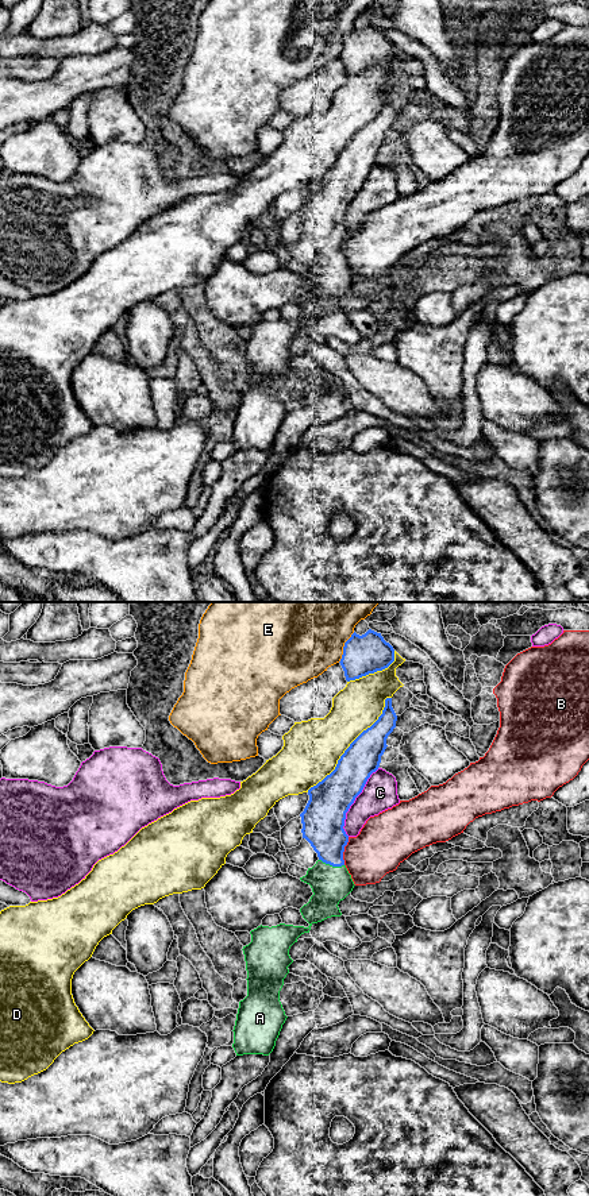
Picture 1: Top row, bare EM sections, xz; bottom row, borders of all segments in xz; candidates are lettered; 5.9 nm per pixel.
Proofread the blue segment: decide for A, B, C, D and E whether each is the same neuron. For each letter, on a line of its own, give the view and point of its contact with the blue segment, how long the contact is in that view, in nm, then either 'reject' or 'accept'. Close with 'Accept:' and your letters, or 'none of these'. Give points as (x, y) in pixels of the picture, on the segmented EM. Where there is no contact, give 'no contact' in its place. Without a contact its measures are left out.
A: meets blue in xz at (331, 864); contact 160 nm long; accept
B: meets blue in xz at (343, 851); contact 170 nm long; reject
C: meets blue in xz at (353, 802); contact 440 nm long; reject
D: meets blue in xz at (350, 744); contact 750 nm long; reject
E: meets blue in xz at (343, 647); contact 200 nm long; reject
Accept: A

